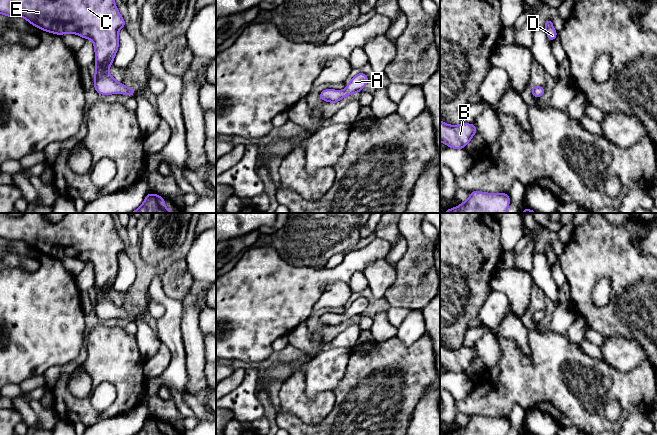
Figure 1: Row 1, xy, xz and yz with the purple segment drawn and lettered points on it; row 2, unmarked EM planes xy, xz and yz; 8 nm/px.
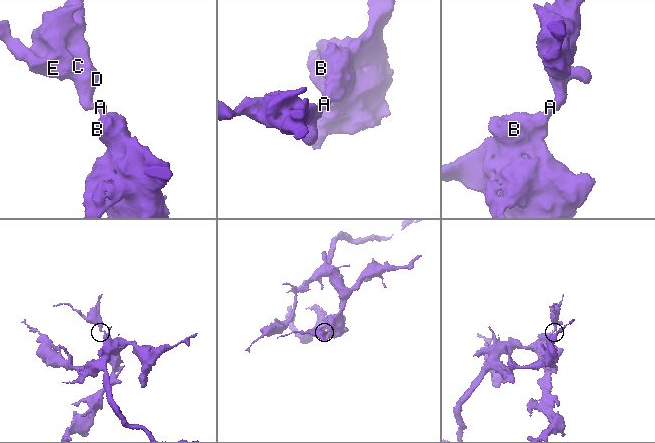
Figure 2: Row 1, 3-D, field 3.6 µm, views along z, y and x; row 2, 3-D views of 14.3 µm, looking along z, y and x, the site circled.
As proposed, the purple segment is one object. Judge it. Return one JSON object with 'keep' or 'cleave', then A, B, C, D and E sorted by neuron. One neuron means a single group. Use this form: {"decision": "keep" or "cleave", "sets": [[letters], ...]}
{"decision": "keep", "sets": [["A", "B", "C", "D", "E"]]}

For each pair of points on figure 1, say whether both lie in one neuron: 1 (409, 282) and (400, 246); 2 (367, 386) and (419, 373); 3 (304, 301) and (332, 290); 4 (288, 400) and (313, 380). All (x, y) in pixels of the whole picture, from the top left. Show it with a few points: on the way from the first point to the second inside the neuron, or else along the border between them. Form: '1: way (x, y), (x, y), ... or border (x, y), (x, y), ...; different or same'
1: border (402, 235), (406, 241), (407, 251), (394, 266); different
2: way (380, 386), (383, 386), (392, 377), (406, 373); same
3: border (341, 281), (329, 283), (311, 311); different
4: border (281, 384), (301, 370), (308, 397), (327, 391); different

